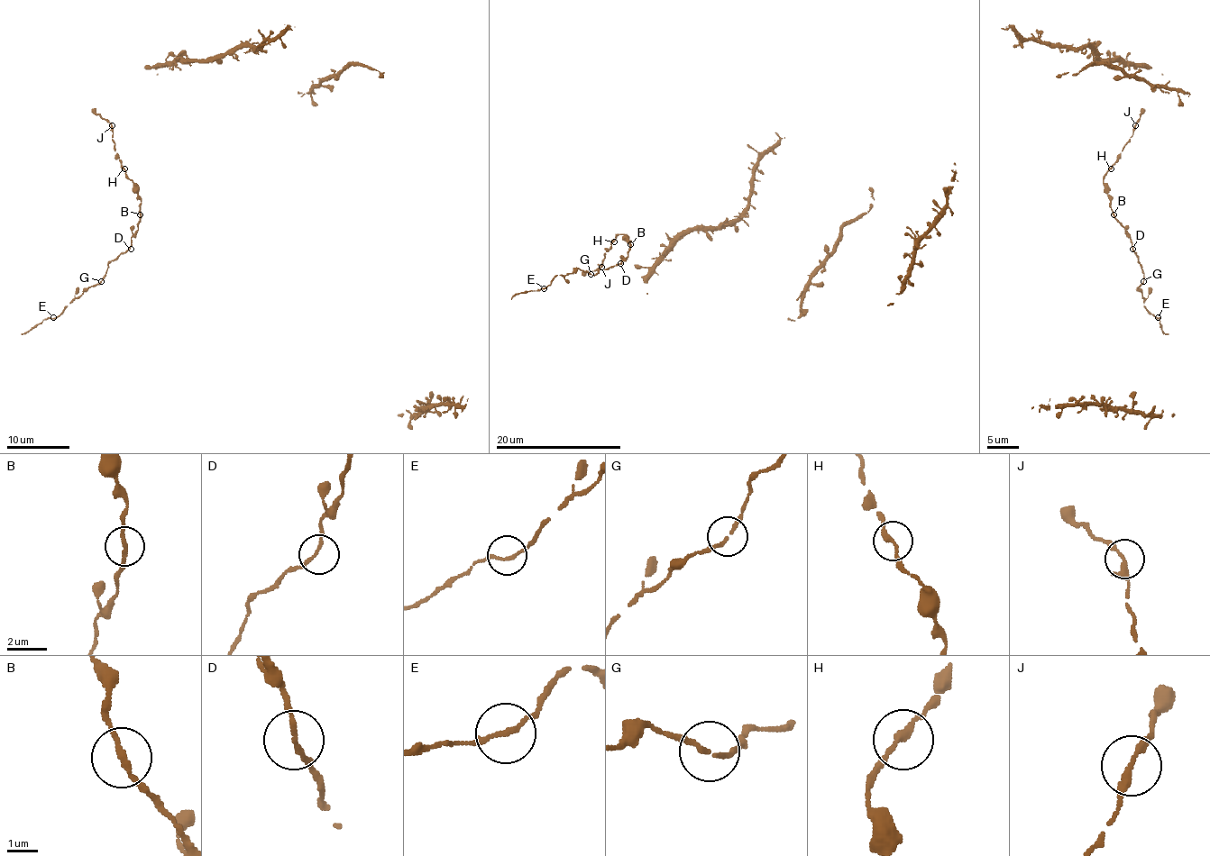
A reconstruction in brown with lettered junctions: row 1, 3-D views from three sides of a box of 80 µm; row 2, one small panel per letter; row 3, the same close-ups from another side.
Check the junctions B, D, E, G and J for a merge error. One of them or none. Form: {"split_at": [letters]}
{"split_at": []}

